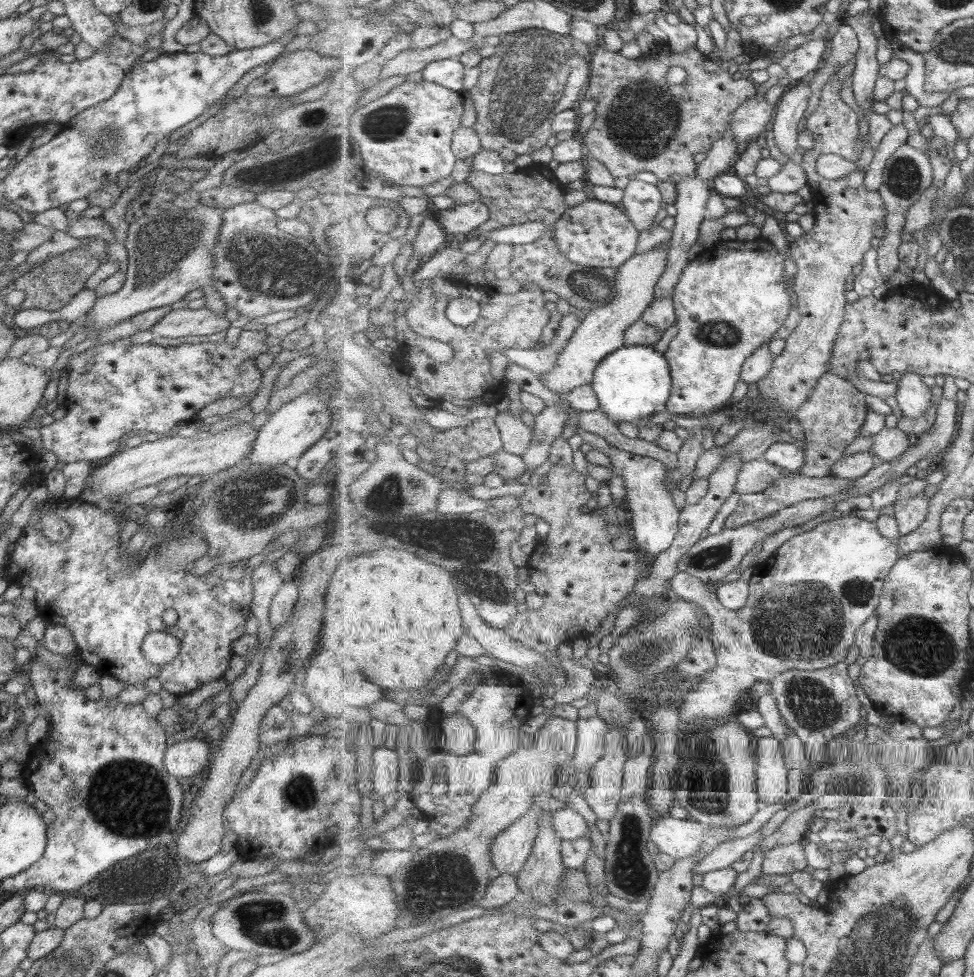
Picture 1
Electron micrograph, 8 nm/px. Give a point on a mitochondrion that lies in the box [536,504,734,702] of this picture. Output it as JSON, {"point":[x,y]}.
{"point":[647,658]}

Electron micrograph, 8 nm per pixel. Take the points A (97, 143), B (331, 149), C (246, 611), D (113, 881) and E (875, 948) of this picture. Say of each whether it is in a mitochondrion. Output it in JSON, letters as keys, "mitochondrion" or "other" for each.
{"A":"mitochondrion","B":"mitochondrion","C":"other","D":"other","E":"mitochondrion"}

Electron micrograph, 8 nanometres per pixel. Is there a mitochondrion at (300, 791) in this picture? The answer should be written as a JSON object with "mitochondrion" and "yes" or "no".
{"mitochondrion":"yes"}

